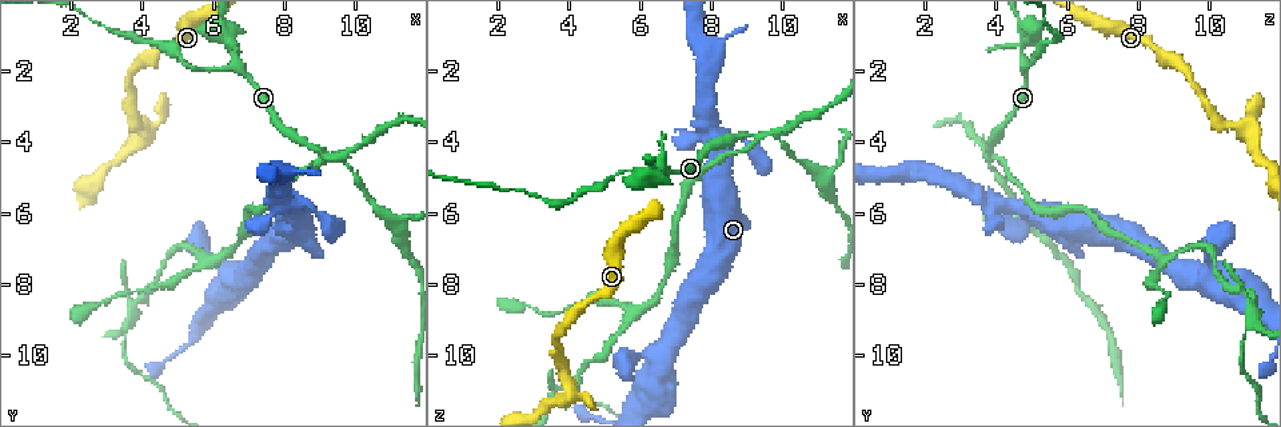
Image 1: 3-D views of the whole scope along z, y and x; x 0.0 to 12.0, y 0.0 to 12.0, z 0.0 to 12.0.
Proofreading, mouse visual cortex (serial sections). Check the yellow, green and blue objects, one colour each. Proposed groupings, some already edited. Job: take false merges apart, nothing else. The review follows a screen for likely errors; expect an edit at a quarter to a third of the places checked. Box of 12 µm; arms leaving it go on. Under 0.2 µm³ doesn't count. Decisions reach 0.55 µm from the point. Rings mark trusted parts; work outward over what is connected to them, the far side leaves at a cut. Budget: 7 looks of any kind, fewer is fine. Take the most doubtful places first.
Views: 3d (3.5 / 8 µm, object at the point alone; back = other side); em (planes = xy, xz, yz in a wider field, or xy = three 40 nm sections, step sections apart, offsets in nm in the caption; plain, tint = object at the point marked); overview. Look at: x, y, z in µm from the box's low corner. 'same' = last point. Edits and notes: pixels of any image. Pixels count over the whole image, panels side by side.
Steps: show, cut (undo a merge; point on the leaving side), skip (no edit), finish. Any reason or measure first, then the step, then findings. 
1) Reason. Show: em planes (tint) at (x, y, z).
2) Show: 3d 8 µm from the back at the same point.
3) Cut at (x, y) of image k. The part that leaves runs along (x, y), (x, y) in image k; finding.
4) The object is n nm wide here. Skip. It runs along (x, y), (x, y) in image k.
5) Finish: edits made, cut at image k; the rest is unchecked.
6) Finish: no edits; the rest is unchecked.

Sharp bend. Show: em xy step 2 (tint) at (9.4, 4.4, 3.8).

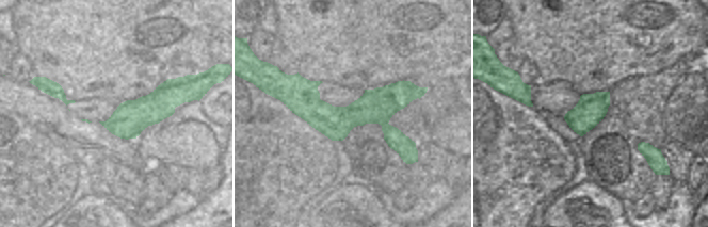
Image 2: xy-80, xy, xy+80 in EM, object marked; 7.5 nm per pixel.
See where the arms go. Show: 3d 3.5 µm from the back at the same point.

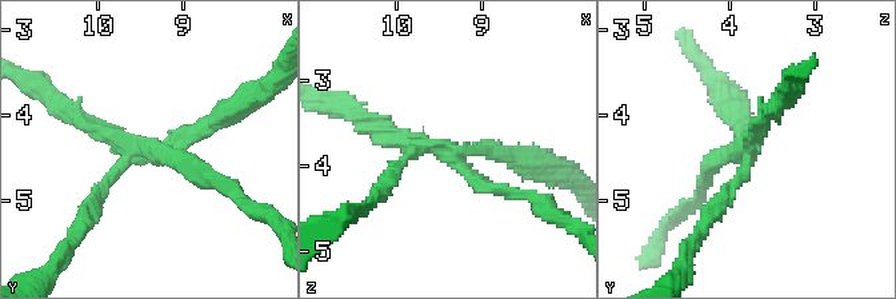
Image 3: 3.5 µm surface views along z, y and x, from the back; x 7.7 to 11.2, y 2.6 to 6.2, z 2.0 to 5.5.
4 arms meet here; the arms are 150, 150, 200, 250 nm wide. Cut at (191, 160) of image 3. A border runs along (115, 110), (115, 117), (135, 136) in image 2; two cells meet here.

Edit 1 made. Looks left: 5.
Narrows sharply. Show: 3d 8 µm at (5.6, 2.0, 4.8).

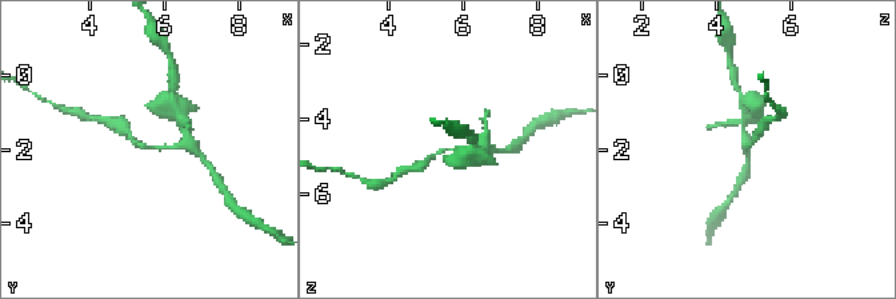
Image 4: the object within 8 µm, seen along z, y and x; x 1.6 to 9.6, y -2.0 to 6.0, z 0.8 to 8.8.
The arms are 200, 200 nm wide. Show: em xy step 5 (tint) at (5.6, 2.0, 4.9).

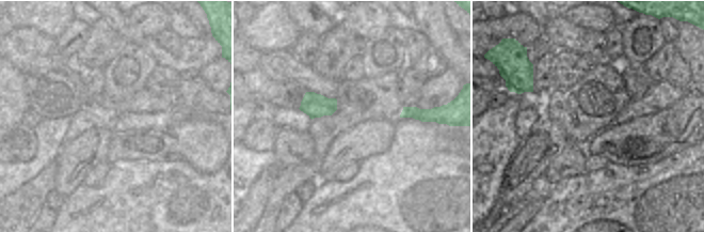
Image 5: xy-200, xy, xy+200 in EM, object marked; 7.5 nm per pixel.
Skip. One cell here.

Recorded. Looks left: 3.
Redraw. Show: overview.

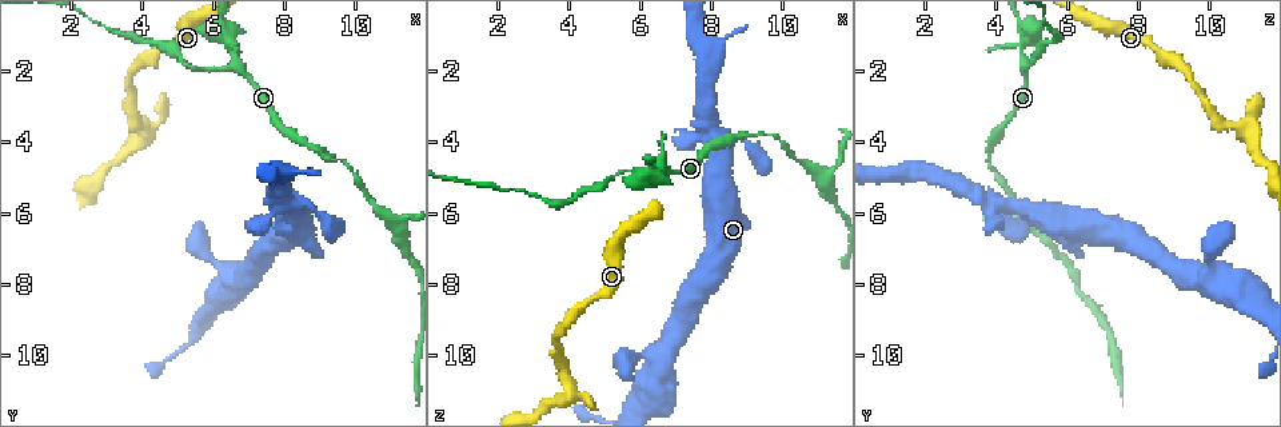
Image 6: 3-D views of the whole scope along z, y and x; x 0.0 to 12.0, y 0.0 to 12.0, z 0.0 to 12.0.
Show: 3d 3.5 µm at (11.0, 6.2, 5.0).

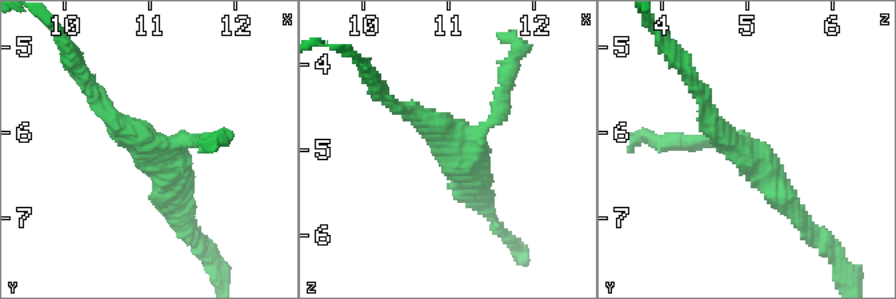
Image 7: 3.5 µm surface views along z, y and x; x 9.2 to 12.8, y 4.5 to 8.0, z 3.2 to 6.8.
3 arms meet here; the arms are 200, 200, 350 nm wide; now the EM. Show: em xy step 2 (tint) at (11.05, 6.20, 4.95).

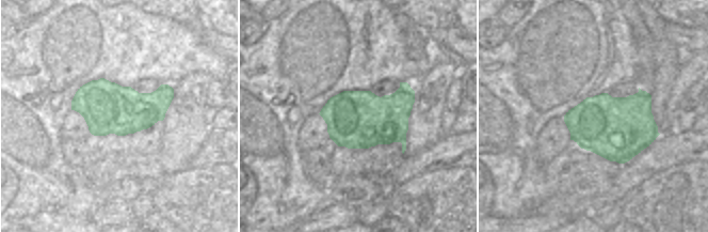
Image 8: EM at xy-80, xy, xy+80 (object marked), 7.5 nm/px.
Skip. It runs along (704, 98), (714, 126), (799, 216) in image 7; continuous, no second cell.

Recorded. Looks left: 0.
Finish: edits made, cut at image 3; the rest is unchecked.

